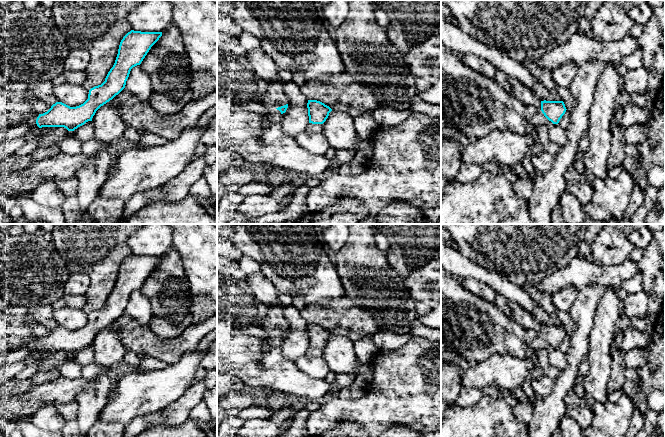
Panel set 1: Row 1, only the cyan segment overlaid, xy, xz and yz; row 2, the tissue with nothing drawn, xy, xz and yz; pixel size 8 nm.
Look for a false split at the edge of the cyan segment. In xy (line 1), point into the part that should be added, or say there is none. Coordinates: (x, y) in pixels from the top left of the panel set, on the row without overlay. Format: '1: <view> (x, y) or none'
1: xy (32, 348)

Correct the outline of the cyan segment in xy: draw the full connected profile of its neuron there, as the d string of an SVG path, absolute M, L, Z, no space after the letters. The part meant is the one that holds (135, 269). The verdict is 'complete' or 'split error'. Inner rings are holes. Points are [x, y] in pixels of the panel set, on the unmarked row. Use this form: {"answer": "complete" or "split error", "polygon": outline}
{"answer": "split error", "polygon": "M131 254L121 264L115 287L105 305L89 314L88 323L83 328L70 331L62 326L56 326L47 336L37 337L23 348L28 349L31 354L64 351L68 355L74 355L86 346L92 345L96 335L125 312L131 293L141 288L161 260L162 256Z"}

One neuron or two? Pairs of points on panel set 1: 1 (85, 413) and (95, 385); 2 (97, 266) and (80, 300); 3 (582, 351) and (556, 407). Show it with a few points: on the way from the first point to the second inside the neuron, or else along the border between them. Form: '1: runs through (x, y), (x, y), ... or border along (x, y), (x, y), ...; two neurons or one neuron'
1: runs through (90, 406), (91, 401), (95, 397), (95, 392); one neuron
2: border along (85, 295), (86, 302), (81, 308); two neurons
3: runs through (572, 365), (571, 371), (558, 393); one neuron

